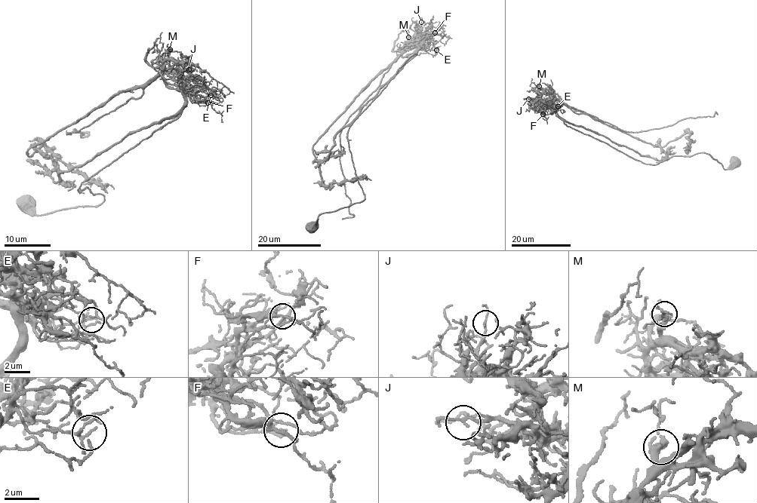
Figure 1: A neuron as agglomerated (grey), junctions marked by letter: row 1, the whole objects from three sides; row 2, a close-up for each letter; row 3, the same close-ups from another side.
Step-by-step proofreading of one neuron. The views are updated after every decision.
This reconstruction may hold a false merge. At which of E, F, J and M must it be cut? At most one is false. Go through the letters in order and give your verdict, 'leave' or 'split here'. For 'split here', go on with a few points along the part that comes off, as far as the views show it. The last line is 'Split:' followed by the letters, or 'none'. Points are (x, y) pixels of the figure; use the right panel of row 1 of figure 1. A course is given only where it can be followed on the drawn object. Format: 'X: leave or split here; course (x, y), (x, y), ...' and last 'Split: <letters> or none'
E: leave
F: split here; course (543, 114), (552, 100), (560, 100), (652, 145), (662, 147), (688, 133), (687, 148), (690, 150)
J: leave
M: leave
Split: F

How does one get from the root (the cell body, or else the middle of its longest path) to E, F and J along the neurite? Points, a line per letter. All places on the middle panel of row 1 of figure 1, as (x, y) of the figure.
E: (311, 227), (321, 214), (364, 199), (349, 148), (348, 128), (409, 57), (423, 46), (436, 50)
F: (311, 227), (321, 214), (364, 199), (349, 148), (348, 128), (397, 69), (435, 33)
J: (311, 227), (321, 214), (364, 199), (349, 148), (348, 128), (397, 69), (418, 50), (417, 32), (421, 22)

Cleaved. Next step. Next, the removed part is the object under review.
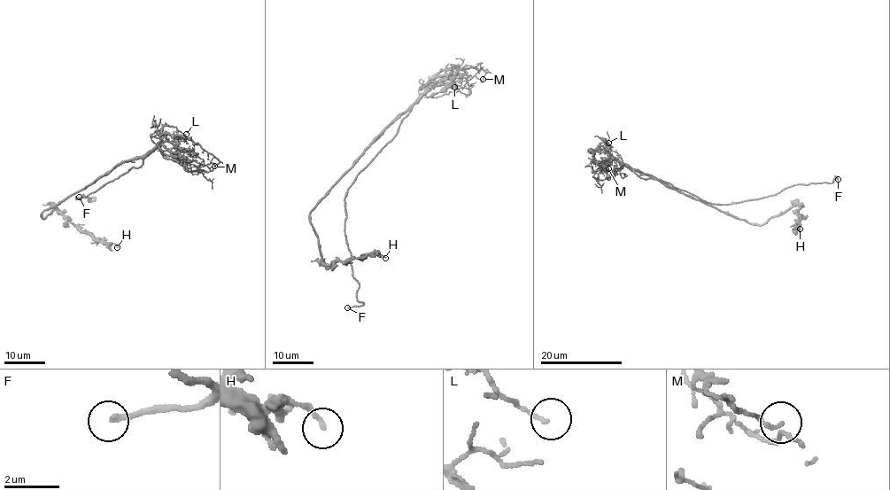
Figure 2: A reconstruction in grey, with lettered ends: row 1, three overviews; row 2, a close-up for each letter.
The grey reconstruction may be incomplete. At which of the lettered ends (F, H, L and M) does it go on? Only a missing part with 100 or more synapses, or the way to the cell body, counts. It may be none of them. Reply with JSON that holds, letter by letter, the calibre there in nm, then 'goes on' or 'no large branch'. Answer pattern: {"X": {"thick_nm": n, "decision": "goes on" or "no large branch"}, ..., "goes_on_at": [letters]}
{"F": {"thick_nm": 200, "decision": "goes on"}, "H": {"thick_nm": 170, "decision": "no large branch"}, "L": {"thick_nm": 110, "decision": "no large branch"}, "M": {"thick_nm": 100, "decision": "no large branch"}, "goes_on_at": ["F"]}

